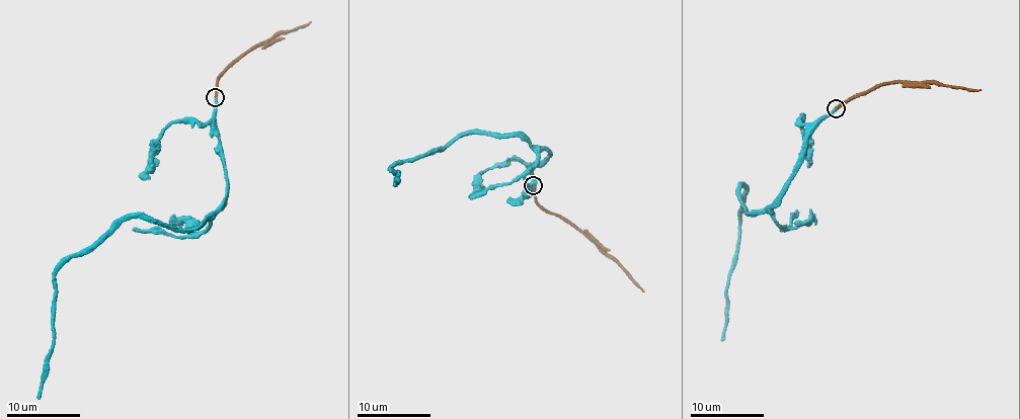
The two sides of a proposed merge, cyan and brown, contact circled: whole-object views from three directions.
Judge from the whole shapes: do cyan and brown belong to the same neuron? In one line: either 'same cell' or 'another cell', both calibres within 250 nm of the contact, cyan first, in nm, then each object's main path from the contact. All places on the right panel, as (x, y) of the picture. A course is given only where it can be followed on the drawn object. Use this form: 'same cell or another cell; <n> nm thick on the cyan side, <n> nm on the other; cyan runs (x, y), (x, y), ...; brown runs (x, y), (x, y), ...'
same cell; 240 nm thick on the cyan side, 240 nm on the other; cyan runs (836, 108), (806, 140), (796, 173), (769, 206), (750, 214), (740, 185), (737, 259), (721, 340); brown runs (836, 106), (886, 82), (932, 83), (981, 90)

